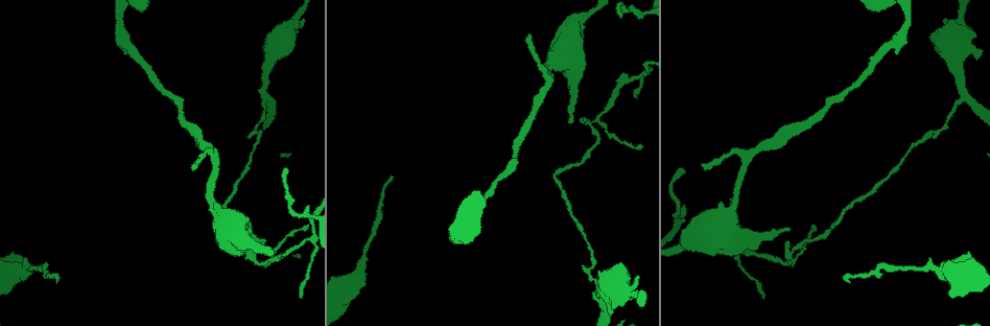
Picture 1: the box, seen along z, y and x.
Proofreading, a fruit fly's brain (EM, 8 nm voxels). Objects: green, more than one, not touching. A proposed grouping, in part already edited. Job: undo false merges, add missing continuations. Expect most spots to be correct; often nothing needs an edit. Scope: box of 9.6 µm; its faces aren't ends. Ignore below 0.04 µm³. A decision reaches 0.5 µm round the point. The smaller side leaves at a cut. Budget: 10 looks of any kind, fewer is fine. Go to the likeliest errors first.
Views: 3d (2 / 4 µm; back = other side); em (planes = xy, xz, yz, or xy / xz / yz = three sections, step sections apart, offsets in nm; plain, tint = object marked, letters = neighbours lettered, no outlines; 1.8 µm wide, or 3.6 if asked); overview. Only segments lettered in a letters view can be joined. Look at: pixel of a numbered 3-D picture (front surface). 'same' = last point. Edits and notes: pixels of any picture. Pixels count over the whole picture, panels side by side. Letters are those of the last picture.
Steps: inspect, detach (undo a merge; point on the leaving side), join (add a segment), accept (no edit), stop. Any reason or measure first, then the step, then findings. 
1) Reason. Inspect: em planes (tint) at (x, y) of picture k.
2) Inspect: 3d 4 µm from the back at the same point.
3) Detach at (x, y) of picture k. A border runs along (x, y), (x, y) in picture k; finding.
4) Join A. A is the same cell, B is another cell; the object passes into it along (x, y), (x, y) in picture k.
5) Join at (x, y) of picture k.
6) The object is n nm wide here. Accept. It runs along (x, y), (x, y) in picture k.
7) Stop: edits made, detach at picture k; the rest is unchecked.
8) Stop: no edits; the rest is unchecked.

Branch stops here. Inspect: em xy step 16 (letters) at (198, 164) of picture 1.

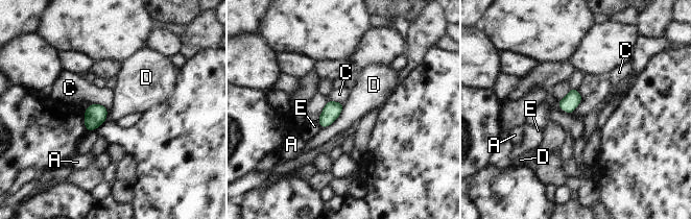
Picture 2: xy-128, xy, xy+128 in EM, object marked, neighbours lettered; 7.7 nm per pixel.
Accept. A, C, D and E are other cells; none of them fits.

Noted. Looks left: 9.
Free end. Inspect: 3d 2 µm at (304, 18) of picture 1.

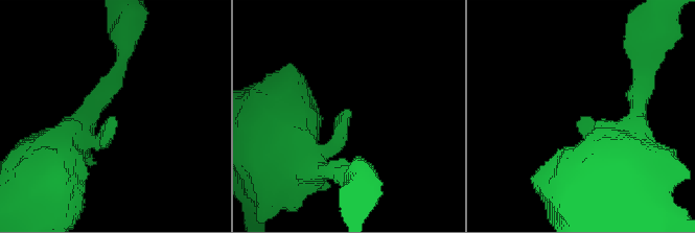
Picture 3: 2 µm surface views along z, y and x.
Now the EM. Inspect: em planes (plain) at (116, 124) of picture 3.

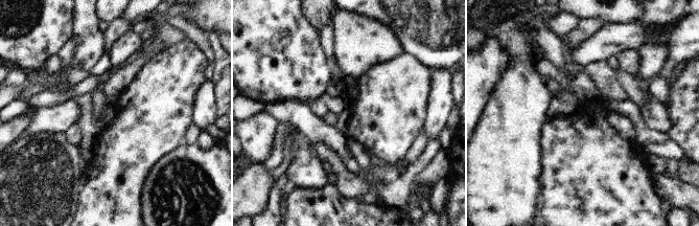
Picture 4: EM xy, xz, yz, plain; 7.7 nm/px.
What lies round it. Inspect: em planes (letters) at the same point.

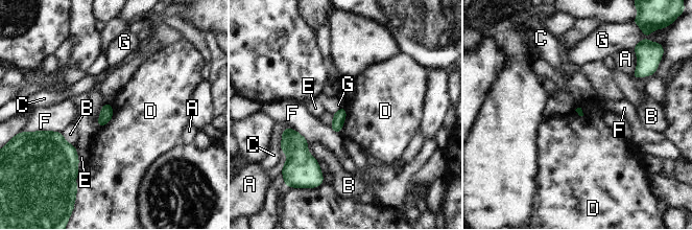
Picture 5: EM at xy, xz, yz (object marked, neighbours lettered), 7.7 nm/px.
Accept. A, B, C, D, E, F and G are other cells; a border runs along (111, 104), (112, 118), (97, 127) in picture 5; none of them fits.

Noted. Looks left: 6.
Branch point. Inspect: 3d 4 µm at (964, 96) of picture 1.

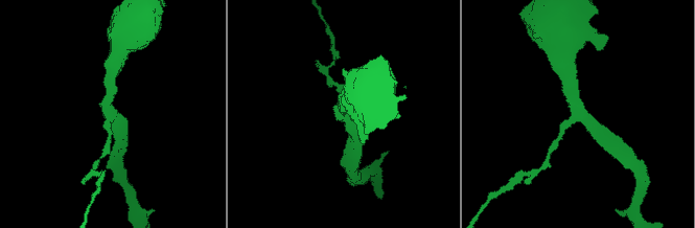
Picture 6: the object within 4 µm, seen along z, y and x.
3 arms meet here; need the tissue. Inspect: em planes (letters) at (348, 115) of picture 6.

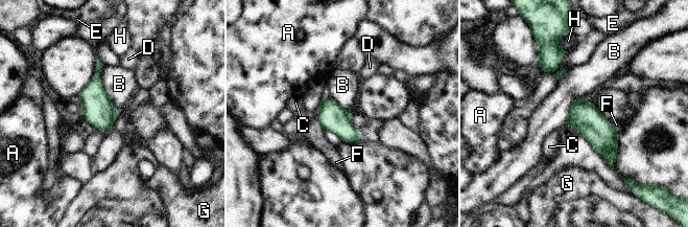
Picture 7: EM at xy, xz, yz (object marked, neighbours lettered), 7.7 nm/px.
Accept. A, B, C, D, E, F, G and H are other cells; a border runs along (102, 64), (100, 84), (116, 112) in picture 7; all the same neuron.

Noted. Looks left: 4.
Thin end. Inspect: em yz step 8 (letters) at (390, 180) of picture 1.

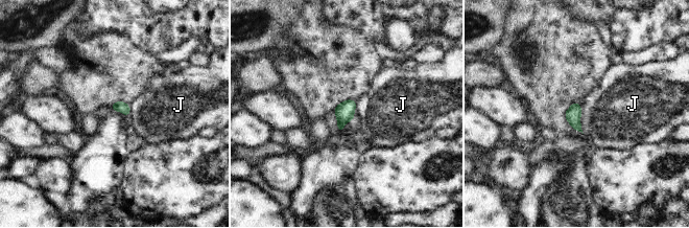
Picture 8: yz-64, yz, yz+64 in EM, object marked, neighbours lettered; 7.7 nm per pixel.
Inspect: em planes (letters) at the same point.

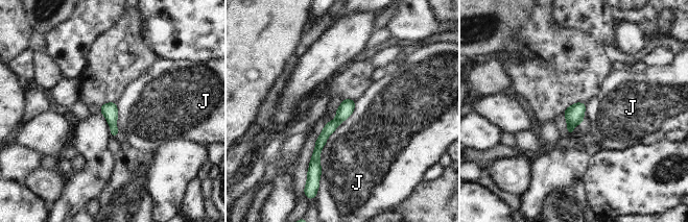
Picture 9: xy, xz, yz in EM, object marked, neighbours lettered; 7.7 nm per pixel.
Accept. J is another cell; it runs along (350, 101), (318, 145), (318, 171) in picture 9; no lettered segment goes on from it.

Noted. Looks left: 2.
Stop: no edits; the rest is unchecked.

